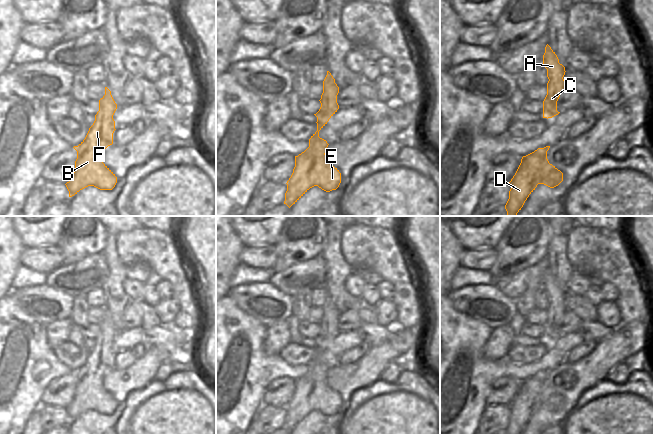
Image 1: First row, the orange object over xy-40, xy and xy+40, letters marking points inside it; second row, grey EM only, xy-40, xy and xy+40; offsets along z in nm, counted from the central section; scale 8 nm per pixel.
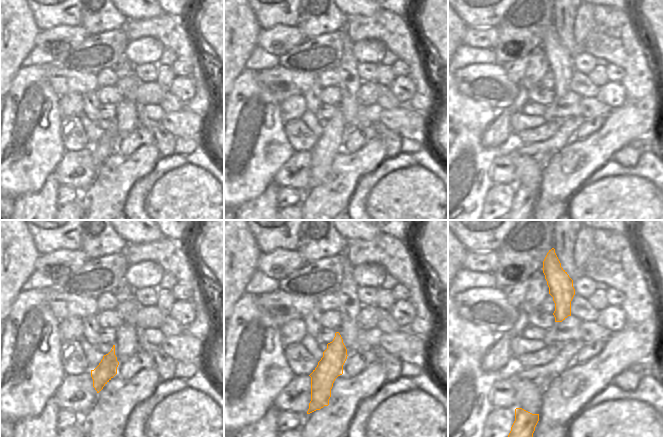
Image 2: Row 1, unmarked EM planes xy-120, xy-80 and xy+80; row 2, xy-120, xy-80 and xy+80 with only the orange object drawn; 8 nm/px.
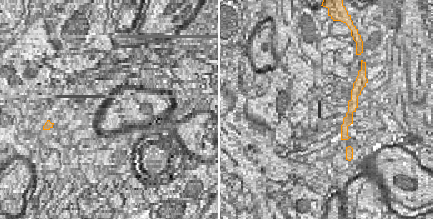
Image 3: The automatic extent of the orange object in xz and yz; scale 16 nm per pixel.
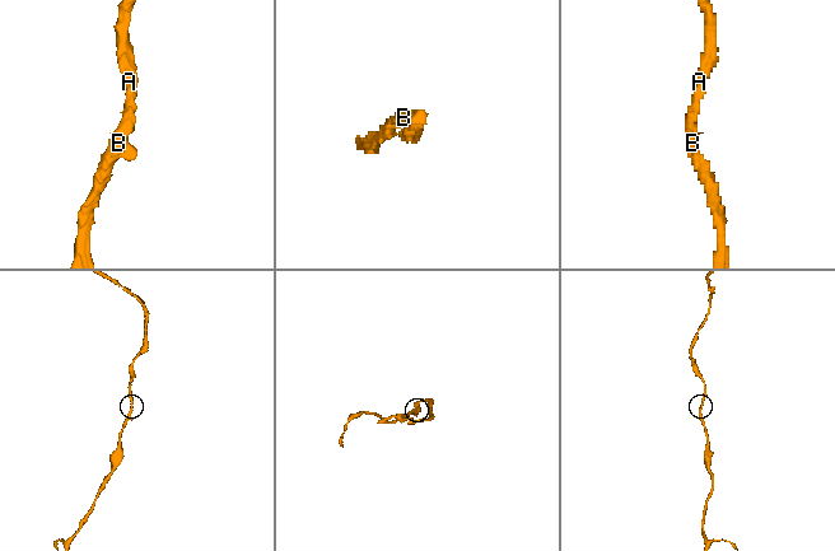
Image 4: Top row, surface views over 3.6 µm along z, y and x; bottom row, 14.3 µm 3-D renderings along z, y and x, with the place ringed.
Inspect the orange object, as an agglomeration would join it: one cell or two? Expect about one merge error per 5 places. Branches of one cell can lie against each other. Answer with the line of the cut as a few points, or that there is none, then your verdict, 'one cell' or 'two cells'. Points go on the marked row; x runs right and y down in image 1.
no cut; one cell

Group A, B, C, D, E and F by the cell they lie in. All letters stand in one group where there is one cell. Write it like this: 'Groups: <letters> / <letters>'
Groups: A B C D E F.

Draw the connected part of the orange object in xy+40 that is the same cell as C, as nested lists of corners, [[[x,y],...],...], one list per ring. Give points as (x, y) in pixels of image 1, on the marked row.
[[[547,44],[543,55],[543,65],[547,69],[547,95],[543,101],[543,118],[552,118],[558,115],[557,101],[565,89],[565,67],[559,63],[559,59],[551,47]]]

